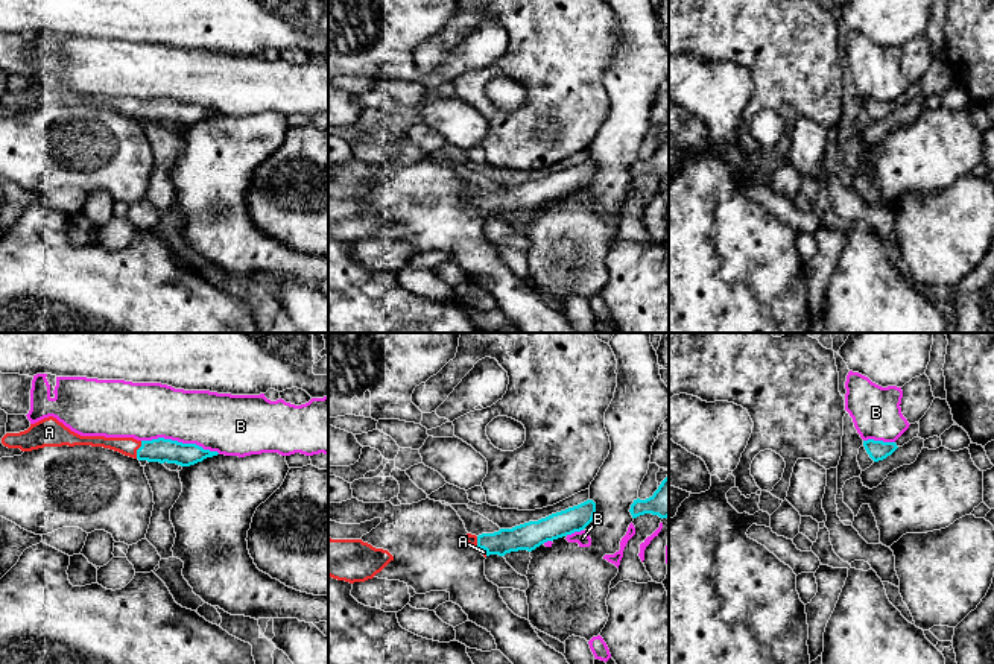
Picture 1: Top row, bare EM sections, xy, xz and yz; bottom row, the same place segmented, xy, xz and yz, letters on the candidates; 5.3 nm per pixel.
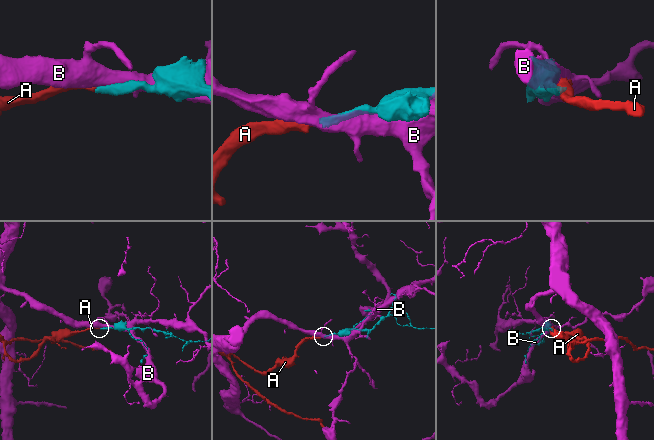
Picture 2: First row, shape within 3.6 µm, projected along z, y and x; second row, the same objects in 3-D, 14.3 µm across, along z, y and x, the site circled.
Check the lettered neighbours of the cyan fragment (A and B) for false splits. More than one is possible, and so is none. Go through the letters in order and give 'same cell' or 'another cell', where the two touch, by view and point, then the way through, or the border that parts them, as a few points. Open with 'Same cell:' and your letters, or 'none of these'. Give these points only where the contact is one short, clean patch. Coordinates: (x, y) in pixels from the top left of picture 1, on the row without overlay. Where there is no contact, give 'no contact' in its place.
Same cell: A
A: same cell; contact xy (137, 110); way xy (161, 110), (137, 110), (126, 105)
B: another cell; contact xy (181, 102)

